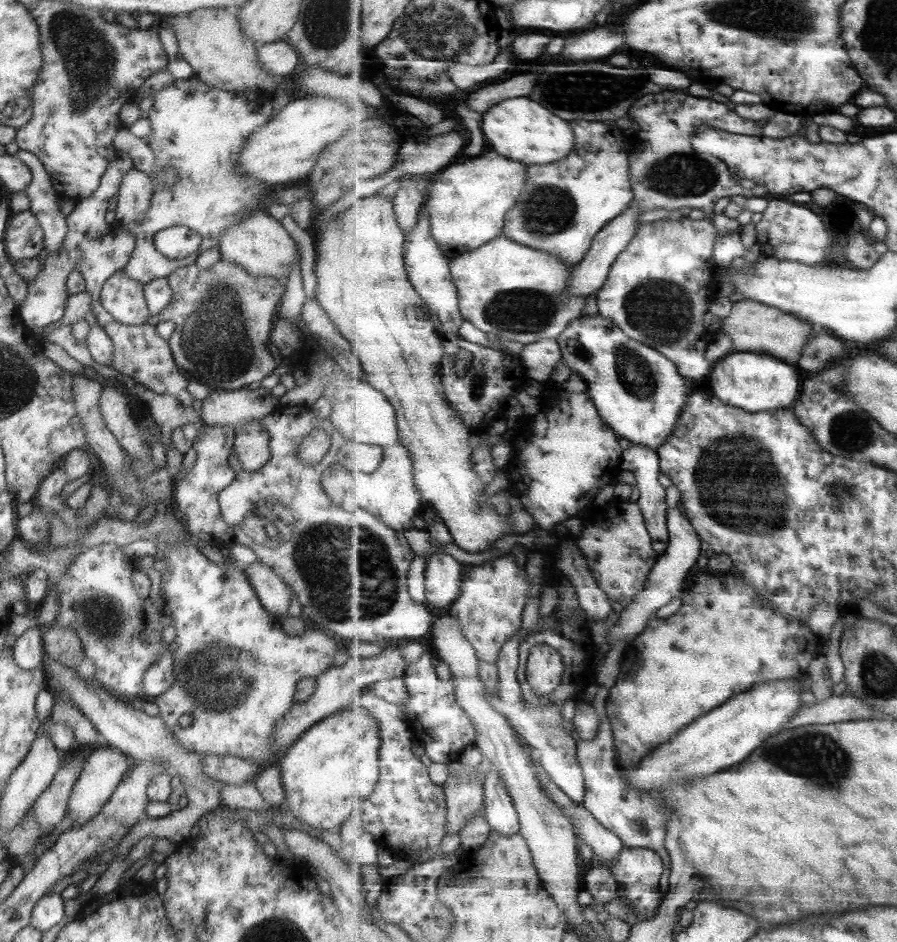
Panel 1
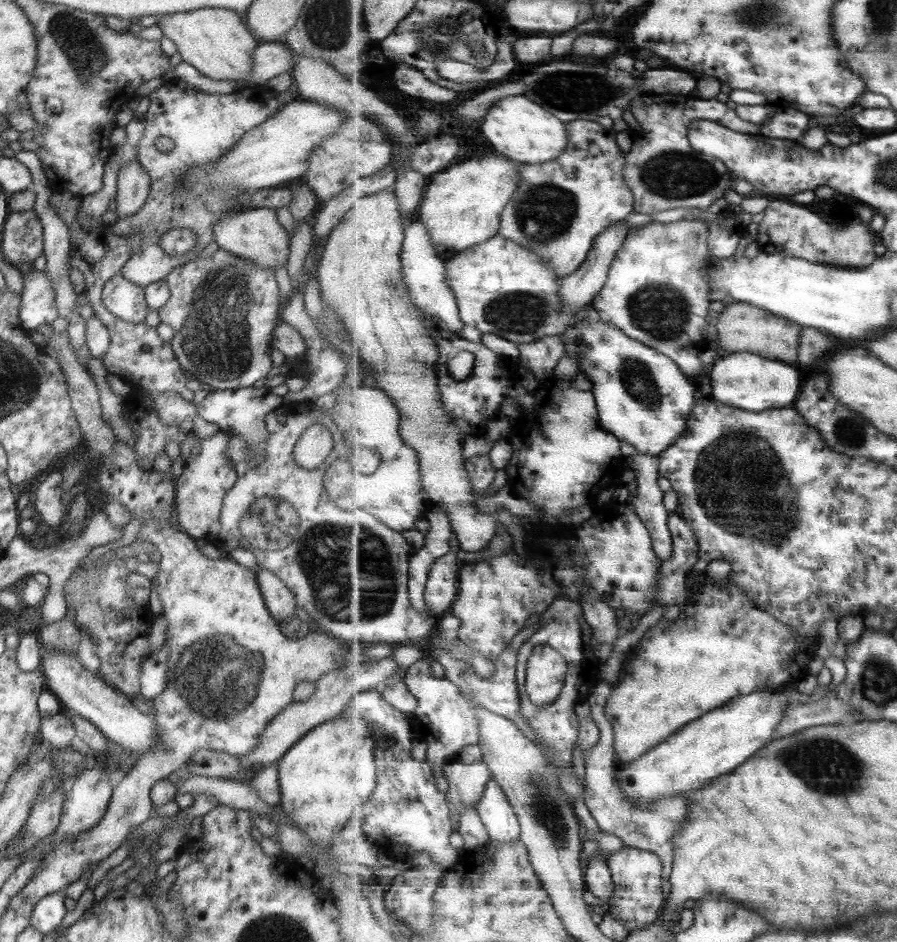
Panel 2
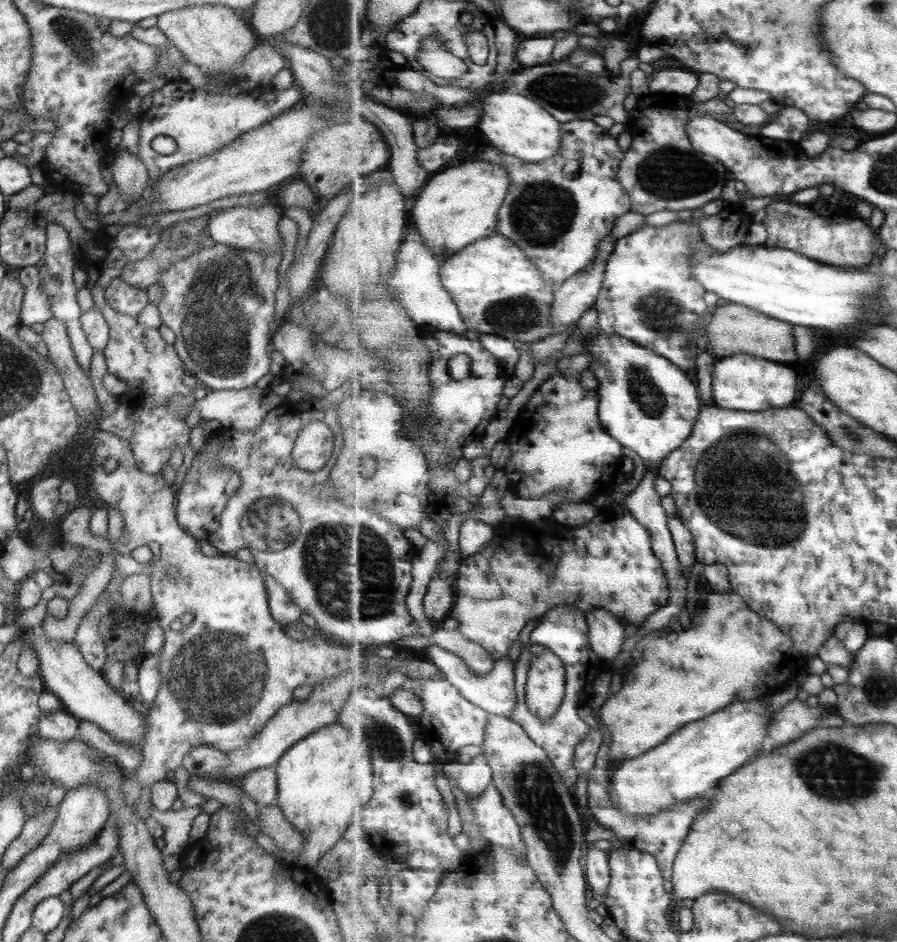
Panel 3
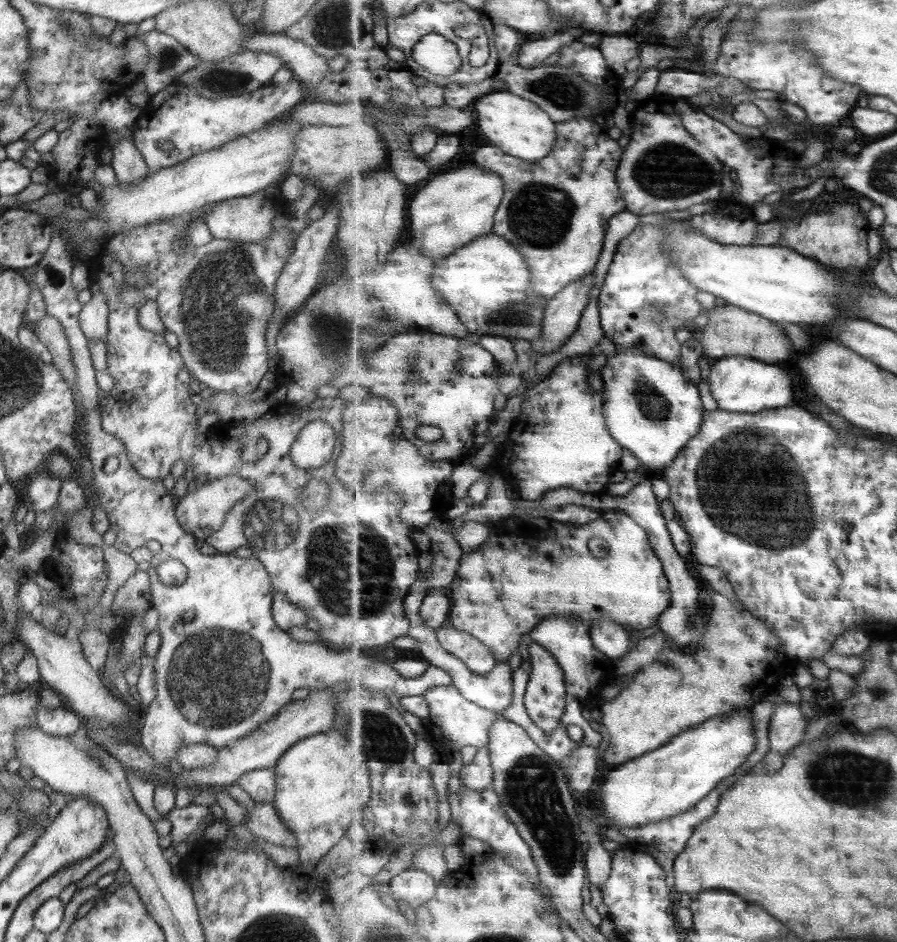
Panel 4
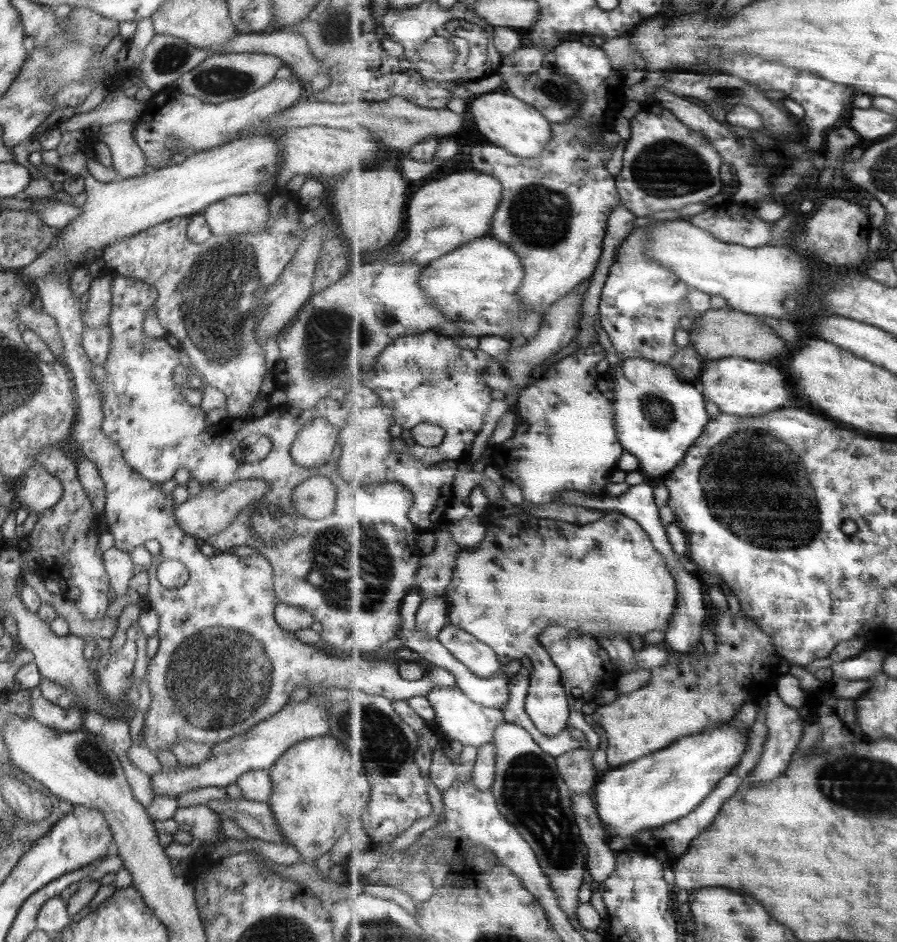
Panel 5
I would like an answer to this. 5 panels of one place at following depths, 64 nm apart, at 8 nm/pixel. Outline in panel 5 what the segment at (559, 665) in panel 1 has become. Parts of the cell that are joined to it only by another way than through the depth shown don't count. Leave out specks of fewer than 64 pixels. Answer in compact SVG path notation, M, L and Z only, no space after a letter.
M503 511L493 513L491 515L484 513L484 522L487 526L486 539L478 547L463 548L459 559L456 563L455 571L453 572L451 585L447 588L446 597L447 603L450 607L448 618L449 624L457 626L469 634L478 638L481 642L489 645L499 657L501 664L509 664L513 660L521 660L523 656L529 658L532 662L532 670L529 676L528 696L526 699L526 711L529 713L537 728L542 732L543 736L555 737L559 732L563 732L567 728L569 722L569 702L567 702L567 692L563 681L563 674L557 664L555 664L550 652L543 647L539 642L539 634L549 628L551 624L561 624L573 630L581 630L583 634L589 634L593 638L599 638L603 634L621 634L625 638L631 638L637 630L637 634L645 636L649 632L655 630L663 630L667 632L675 610L678 607L678 585L670 572L670 567L666 564L663 554L659 552L658 548L654 547L653 541L646 529L644 529L636 520L619 511L609 511L602 518L593 521L593 524L585 524L585 526L577 526L577 524L569 524L563 520L551 520L551 518L537 518L529 512L522 511L519 514L505 515Z

